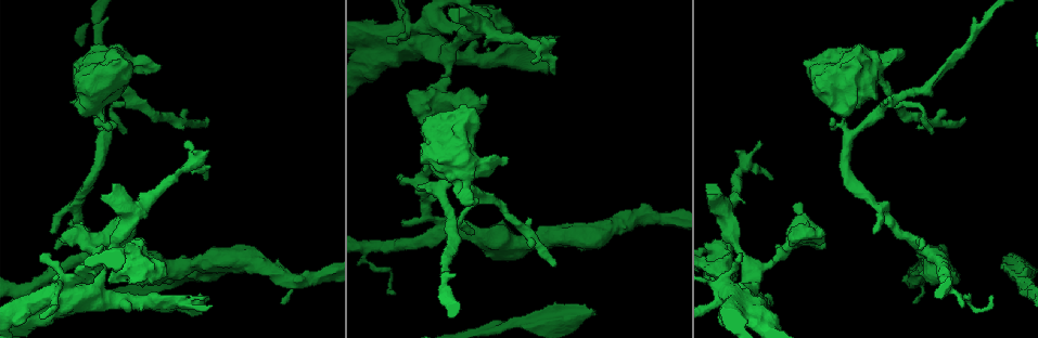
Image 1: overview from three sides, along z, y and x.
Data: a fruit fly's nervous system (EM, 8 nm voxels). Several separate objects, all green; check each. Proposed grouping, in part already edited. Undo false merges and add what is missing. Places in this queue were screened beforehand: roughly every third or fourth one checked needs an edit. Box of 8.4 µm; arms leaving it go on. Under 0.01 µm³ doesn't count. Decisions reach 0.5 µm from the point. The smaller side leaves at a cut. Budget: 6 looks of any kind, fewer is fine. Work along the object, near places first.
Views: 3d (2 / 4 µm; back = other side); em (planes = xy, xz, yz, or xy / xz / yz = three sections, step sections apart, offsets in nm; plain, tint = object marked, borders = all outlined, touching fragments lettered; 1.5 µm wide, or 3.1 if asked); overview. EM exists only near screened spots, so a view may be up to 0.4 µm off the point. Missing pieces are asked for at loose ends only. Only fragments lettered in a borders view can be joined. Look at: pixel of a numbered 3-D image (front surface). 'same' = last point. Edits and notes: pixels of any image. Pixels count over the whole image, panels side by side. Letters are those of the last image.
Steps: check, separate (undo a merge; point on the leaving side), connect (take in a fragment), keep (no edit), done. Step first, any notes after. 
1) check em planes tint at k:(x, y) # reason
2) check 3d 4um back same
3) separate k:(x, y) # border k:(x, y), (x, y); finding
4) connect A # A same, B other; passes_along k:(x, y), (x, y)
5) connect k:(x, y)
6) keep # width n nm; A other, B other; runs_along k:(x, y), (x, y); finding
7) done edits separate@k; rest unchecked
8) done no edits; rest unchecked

check em yz step 4 tint at 1:(54, 297) # abrupt turn

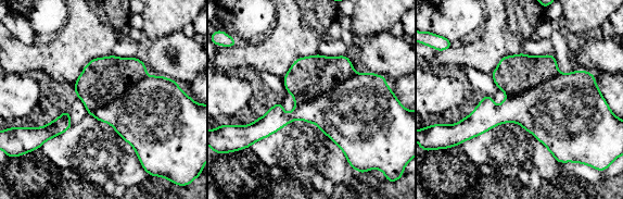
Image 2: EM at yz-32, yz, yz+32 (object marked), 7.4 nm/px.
check em planes borders same

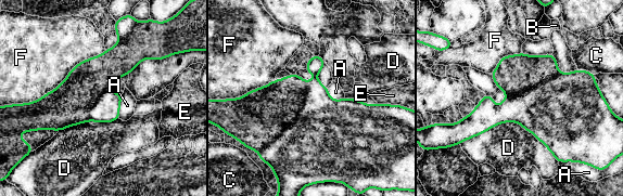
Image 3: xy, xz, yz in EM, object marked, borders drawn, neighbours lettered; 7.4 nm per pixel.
separate 3:(263, 114) # longest_contact D 750 nm; A other, B other, C other, D other, E other, F other; part_leaving 3:(151, 55), (105, 67), (45, 126); two neurons meet here

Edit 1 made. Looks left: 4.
check em planes borders at 1:(477, 201) # an open end

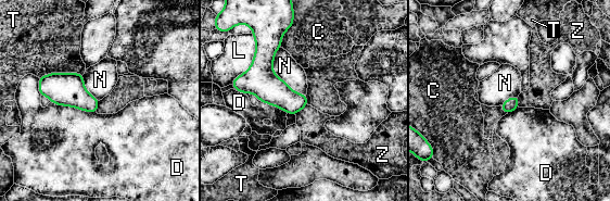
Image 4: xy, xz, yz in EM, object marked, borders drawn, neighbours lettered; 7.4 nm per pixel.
keep # C other, D other, L other, N other, T other, Z other; no lettered fragment goes on from it

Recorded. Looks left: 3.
check em planes borders at 1:(127, 132)

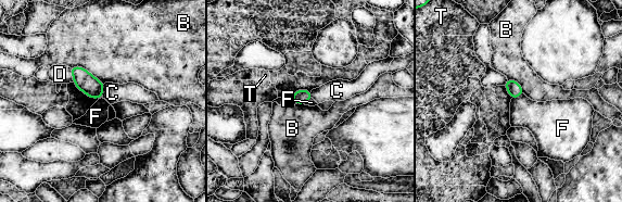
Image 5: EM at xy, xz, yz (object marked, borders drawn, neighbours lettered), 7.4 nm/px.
keep # B other, C other, D other, F other, T other; border 5:(104, 84), (102, 96); none of them fits

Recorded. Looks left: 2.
done edits separate@3; rest unchecked

